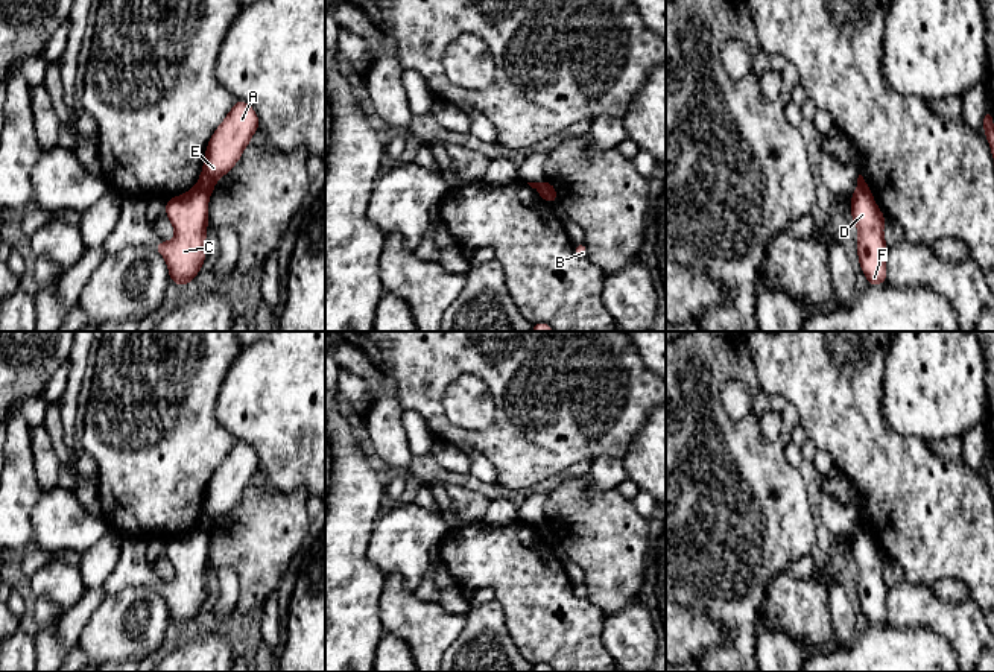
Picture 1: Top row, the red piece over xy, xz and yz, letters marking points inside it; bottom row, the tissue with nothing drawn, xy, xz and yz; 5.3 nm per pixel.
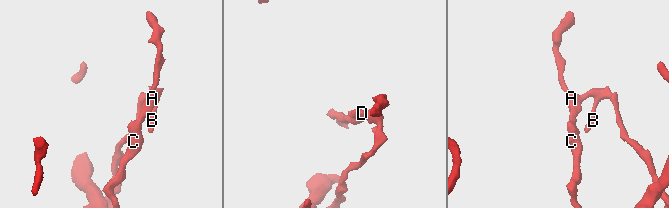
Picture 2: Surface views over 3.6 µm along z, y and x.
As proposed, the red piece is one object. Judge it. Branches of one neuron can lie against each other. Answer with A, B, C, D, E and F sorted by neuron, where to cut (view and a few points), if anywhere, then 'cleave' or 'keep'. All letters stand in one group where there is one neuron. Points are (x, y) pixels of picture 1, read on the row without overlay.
A B E / C D F; cut in xy along (196, 525), (208, 535); cleave

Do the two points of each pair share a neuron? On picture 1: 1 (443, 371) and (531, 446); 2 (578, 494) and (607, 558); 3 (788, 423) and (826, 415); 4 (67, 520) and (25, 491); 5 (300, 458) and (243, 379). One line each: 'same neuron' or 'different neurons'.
1: same neuron
2: same neuron
3: different neurons
4: different neurons
5: same neuron

